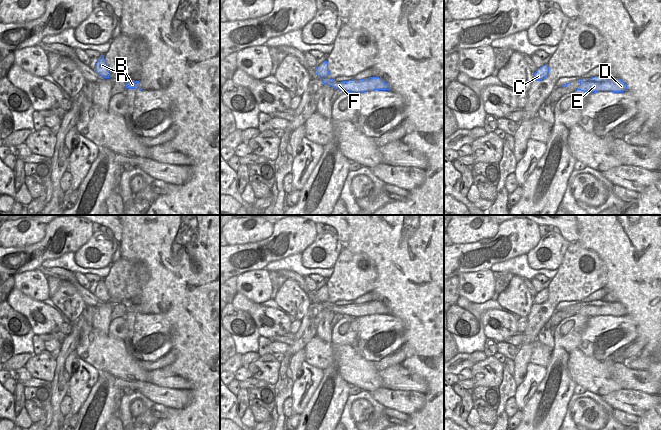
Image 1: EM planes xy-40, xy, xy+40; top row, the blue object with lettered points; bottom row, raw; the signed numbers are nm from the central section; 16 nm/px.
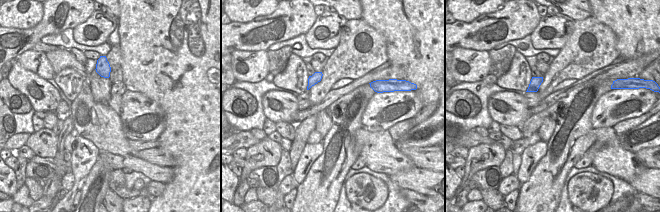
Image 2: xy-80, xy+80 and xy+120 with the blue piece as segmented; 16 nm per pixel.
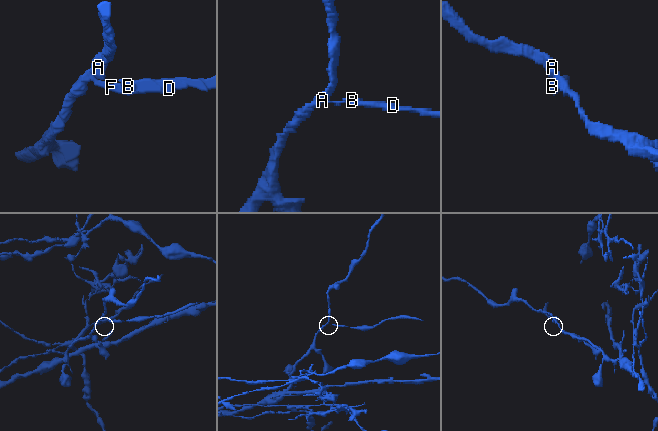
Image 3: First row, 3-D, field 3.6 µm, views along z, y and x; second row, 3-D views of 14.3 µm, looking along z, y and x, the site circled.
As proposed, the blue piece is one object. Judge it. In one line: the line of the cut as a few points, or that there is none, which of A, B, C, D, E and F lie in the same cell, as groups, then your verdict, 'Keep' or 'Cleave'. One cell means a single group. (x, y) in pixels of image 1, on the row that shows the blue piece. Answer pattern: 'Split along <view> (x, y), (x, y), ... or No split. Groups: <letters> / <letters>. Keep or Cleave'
Split along xy (319, 77), (325, 78). Groups: A C / B D E F. Cleave.

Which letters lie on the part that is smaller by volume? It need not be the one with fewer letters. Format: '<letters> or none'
B, D, E, F

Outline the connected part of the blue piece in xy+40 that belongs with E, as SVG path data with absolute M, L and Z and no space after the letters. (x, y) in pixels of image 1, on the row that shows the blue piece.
M595 76L591 78L582 78L578 80L580 84L575 90L584 92L612 91L623 92L627 91L627 85L619 78L607 78L603 76Z

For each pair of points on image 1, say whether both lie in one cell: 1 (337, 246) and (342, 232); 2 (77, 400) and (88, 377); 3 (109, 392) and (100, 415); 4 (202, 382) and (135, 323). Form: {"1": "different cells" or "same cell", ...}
{"1": "different cells", "2": "same cell", "3": "same cell", "4": "different cells"}

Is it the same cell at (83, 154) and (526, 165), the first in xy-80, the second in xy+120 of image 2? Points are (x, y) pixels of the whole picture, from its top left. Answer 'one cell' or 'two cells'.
one cell

